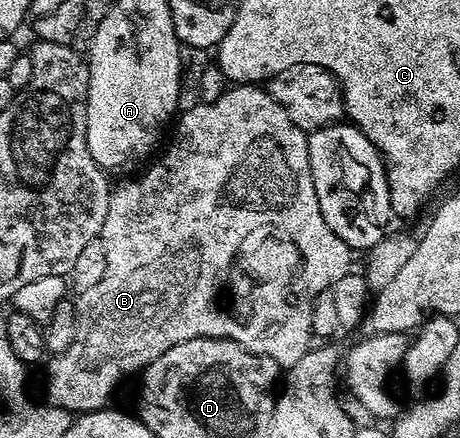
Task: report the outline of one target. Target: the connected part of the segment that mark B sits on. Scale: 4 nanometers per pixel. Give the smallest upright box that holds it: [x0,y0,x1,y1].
[45,84,352,414]

